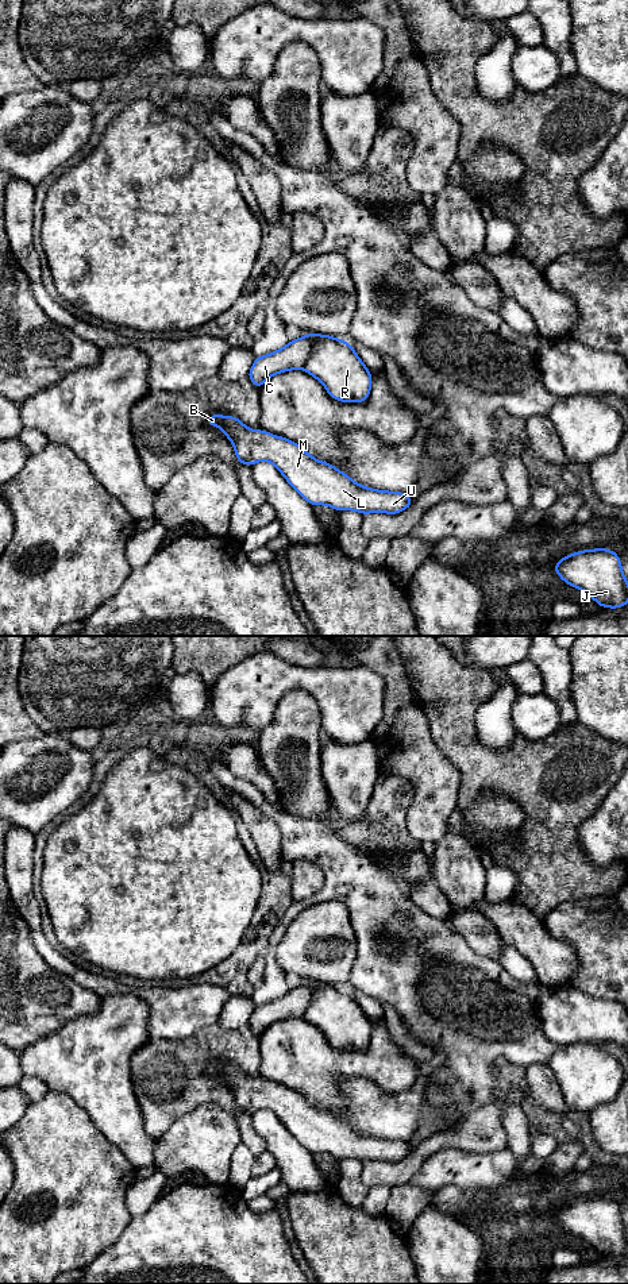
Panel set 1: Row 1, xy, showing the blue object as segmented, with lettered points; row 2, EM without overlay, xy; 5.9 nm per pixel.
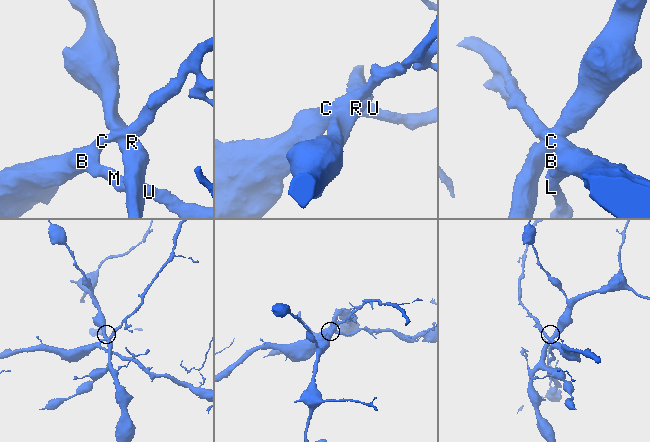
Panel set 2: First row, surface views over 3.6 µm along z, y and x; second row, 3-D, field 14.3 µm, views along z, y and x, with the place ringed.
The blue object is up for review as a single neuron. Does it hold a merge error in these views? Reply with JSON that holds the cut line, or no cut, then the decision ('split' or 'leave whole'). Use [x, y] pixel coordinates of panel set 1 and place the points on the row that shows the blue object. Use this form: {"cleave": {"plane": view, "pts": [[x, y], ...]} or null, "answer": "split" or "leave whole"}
{"cleave": null, "answer": "leave whole"}

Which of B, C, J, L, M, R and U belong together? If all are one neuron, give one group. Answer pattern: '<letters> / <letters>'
B C J L M R U

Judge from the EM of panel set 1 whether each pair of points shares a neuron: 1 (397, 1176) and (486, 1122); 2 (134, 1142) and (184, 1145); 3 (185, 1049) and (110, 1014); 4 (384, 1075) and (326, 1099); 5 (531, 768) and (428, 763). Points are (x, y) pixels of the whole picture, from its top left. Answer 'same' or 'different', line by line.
1: same
2: different
3: different
4: same
5: different

